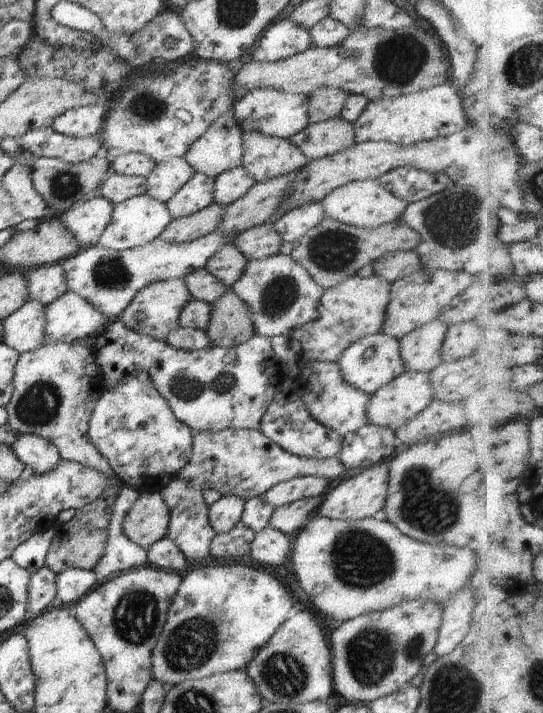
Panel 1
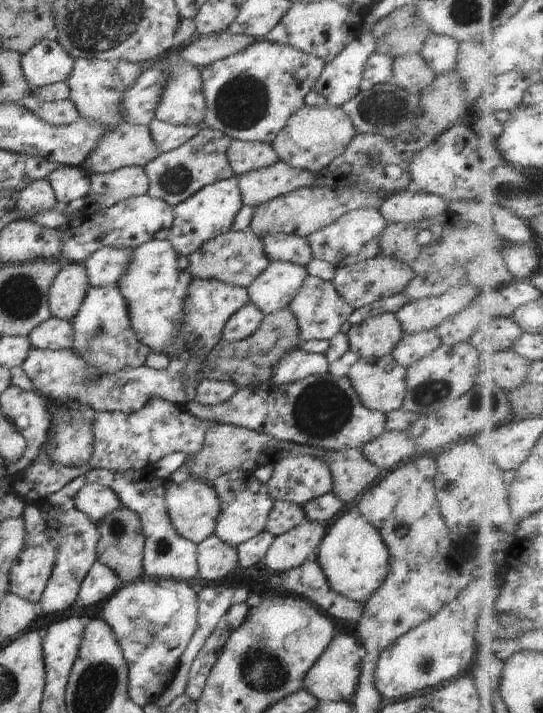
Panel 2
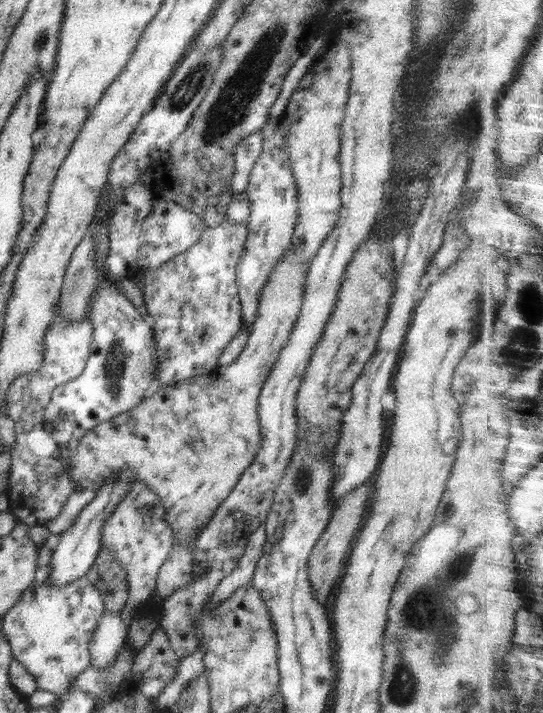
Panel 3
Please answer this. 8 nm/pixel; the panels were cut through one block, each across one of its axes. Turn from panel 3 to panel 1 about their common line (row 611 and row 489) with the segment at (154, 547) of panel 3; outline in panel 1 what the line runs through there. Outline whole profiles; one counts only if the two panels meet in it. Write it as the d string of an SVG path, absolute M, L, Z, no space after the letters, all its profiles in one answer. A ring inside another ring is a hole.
M123 485L114 500L112 520L106 530L106 548L104 548L104 554L98 564L92 568L100 583L104 583L116 574L148 564L148 552L144 548L136 546L136 543L126 538L122 532L124 518L140 494L141 491L138 489L132 488L130 485Z

